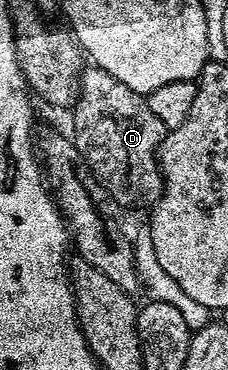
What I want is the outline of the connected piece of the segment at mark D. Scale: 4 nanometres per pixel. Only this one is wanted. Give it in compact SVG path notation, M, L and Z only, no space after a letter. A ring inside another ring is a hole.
M85 67L81 70L81 86L72 113L71 136L77 142L81 158L114 201L122 207L130 205L133 211L145 211L156 205L165 189L157 150L167 130L152 113L148 100L131 91L127 83L119 83L115 75L96 67Z

